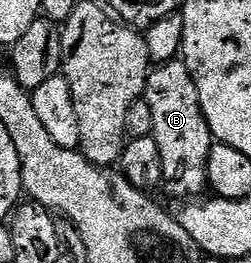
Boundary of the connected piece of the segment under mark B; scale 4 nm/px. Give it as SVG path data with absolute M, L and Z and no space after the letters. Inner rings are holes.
M184 61L162 62L149 69L142 100L150 104L150 112L154 114L152 139L158 144L162 156L163 189L183 200L199 199L203 195L200 193L209 189L208 161L214 139L198 100L198 88Z

